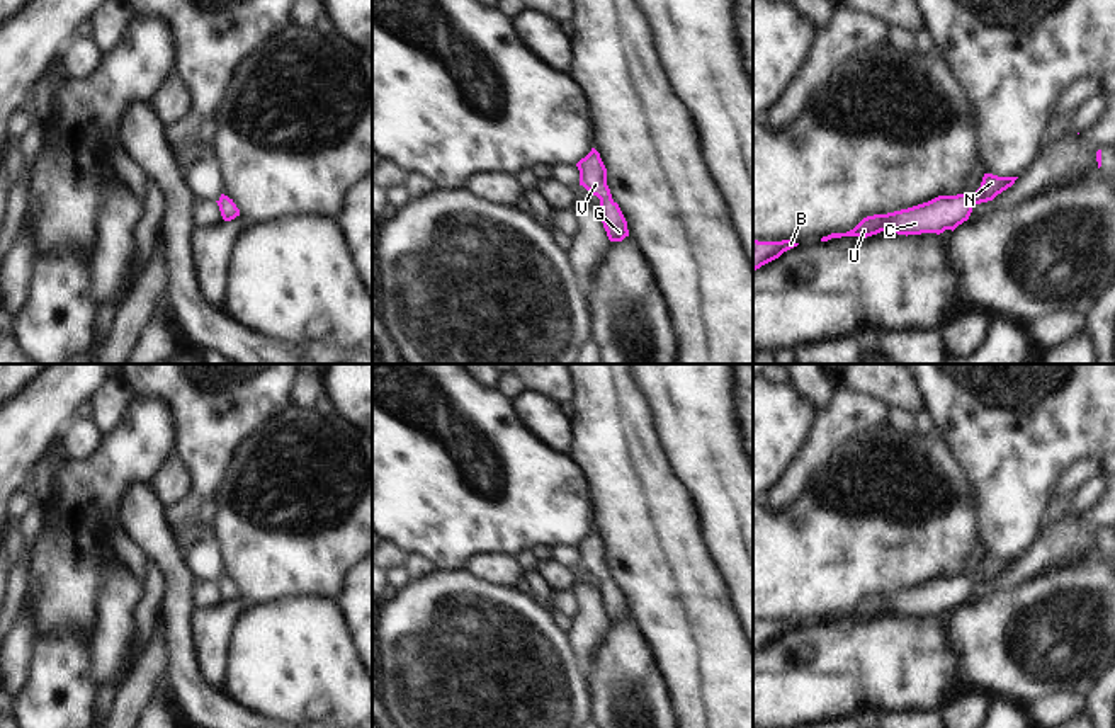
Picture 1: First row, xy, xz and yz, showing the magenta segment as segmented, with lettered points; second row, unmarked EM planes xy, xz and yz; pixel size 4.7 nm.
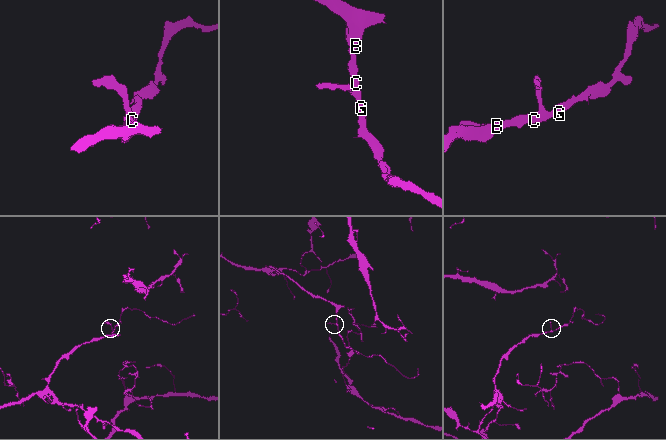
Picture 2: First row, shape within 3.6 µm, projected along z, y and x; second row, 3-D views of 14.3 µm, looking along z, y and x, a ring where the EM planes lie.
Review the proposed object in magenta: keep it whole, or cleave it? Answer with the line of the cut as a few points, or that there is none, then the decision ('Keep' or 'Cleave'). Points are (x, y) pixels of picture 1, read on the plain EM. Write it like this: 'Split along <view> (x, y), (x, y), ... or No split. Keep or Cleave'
No split. Keep.

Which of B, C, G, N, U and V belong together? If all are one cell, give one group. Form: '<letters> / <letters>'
B C G N U V

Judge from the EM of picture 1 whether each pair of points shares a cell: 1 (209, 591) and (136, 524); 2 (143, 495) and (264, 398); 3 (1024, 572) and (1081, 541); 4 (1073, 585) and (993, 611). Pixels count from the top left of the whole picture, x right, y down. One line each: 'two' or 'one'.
1: two
2: two
3: one
4: one

